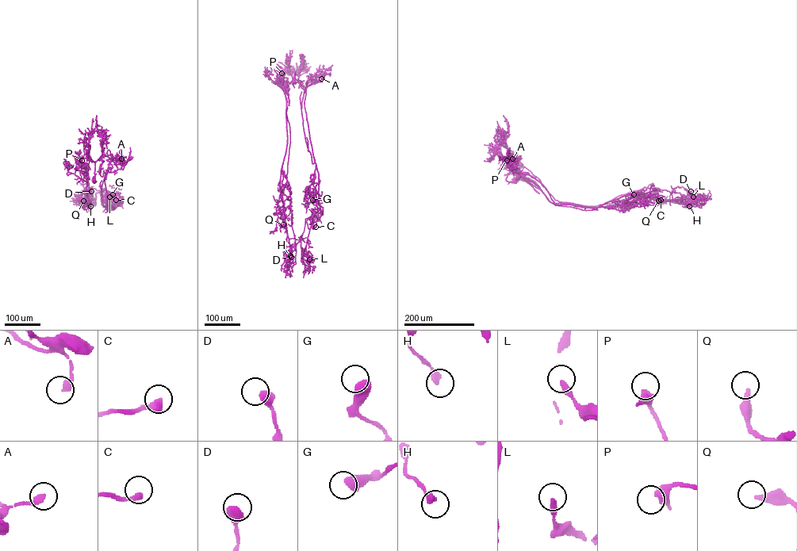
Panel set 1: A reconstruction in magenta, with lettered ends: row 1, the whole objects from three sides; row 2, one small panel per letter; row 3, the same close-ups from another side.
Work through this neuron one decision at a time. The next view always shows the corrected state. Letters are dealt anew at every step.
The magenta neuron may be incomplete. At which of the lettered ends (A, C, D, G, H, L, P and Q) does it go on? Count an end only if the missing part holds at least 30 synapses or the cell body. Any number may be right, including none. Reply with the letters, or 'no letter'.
no letter

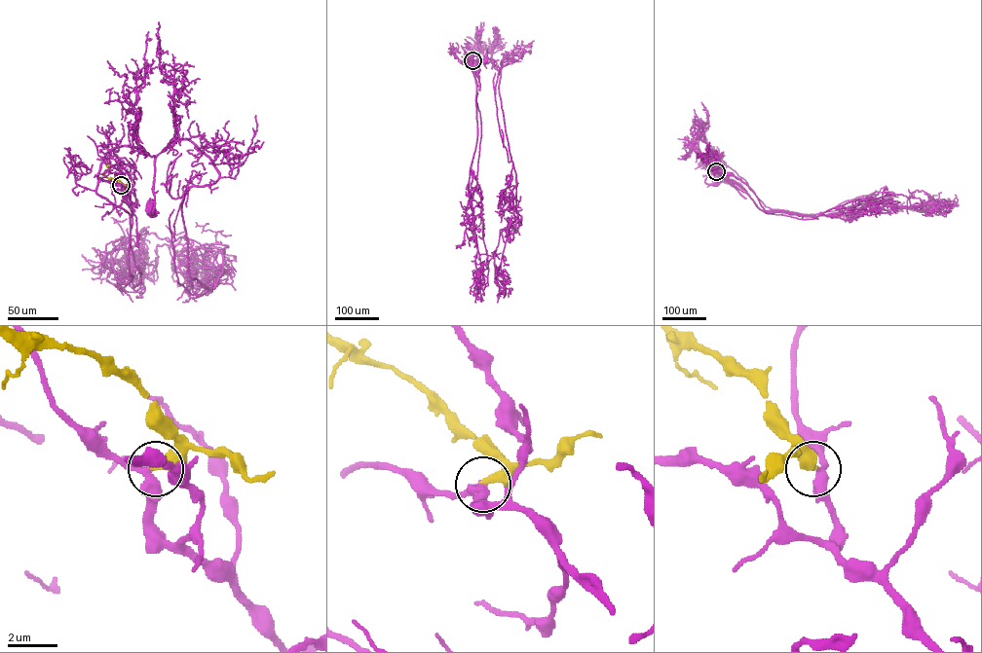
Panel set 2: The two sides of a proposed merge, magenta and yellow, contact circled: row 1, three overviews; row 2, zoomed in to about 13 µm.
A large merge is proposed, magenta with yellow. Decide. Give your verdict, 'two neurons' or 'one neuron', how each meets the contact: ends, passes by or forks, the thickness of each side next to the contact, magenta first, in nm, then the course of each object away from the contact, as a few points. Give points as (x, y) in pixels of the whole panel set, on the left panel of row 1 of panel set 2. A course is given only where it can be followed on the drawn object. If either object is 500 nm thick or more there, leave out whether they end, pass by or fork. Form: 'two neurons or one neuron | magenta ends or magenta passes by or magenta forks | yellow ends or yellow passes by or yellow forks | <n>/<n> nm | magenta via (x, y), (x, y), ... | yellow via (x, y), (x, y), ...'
one neuron | magenta passes by | yellow ends | 300/400 nm | magenta via (121, 185), (127, 202), (123, 196), (116, 206), (96, 193), (110, 150), (136, 147), (154, 156), (152, 210) | yellow via (121, 185), (118, 180), (103, 174), (108, 163)

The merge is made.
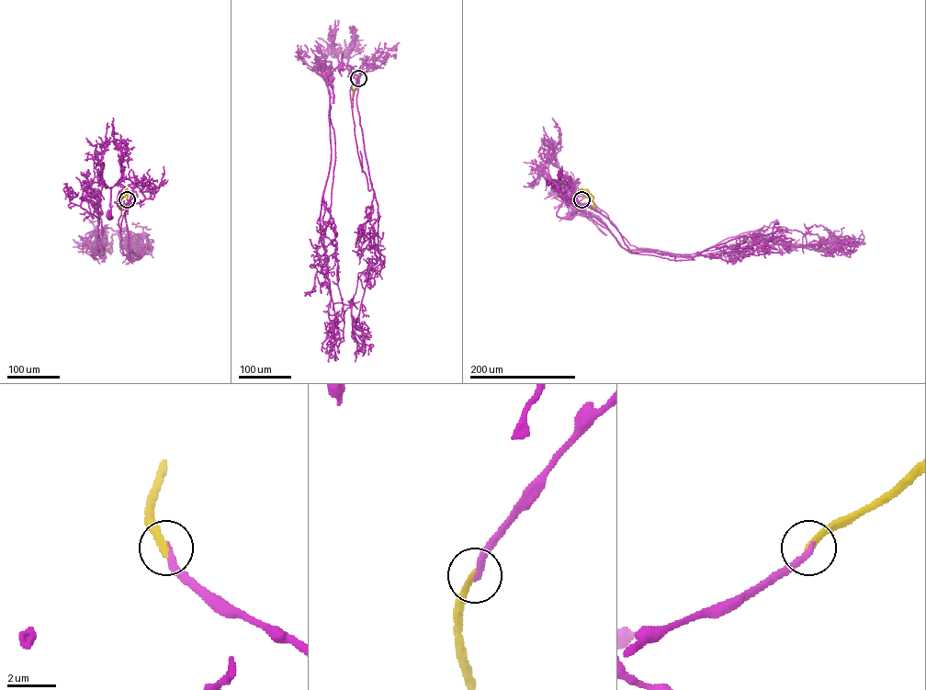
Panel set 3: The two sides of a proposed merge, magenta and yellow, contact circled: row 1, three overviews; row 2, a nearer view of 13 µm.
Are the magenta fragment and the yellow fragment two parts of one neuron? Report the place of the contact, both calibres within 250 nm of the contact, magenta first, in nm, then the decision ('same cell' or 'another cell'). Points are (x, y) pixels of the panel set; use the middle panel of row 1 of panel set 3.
(358, 78) | 300/300 nm | same cell

